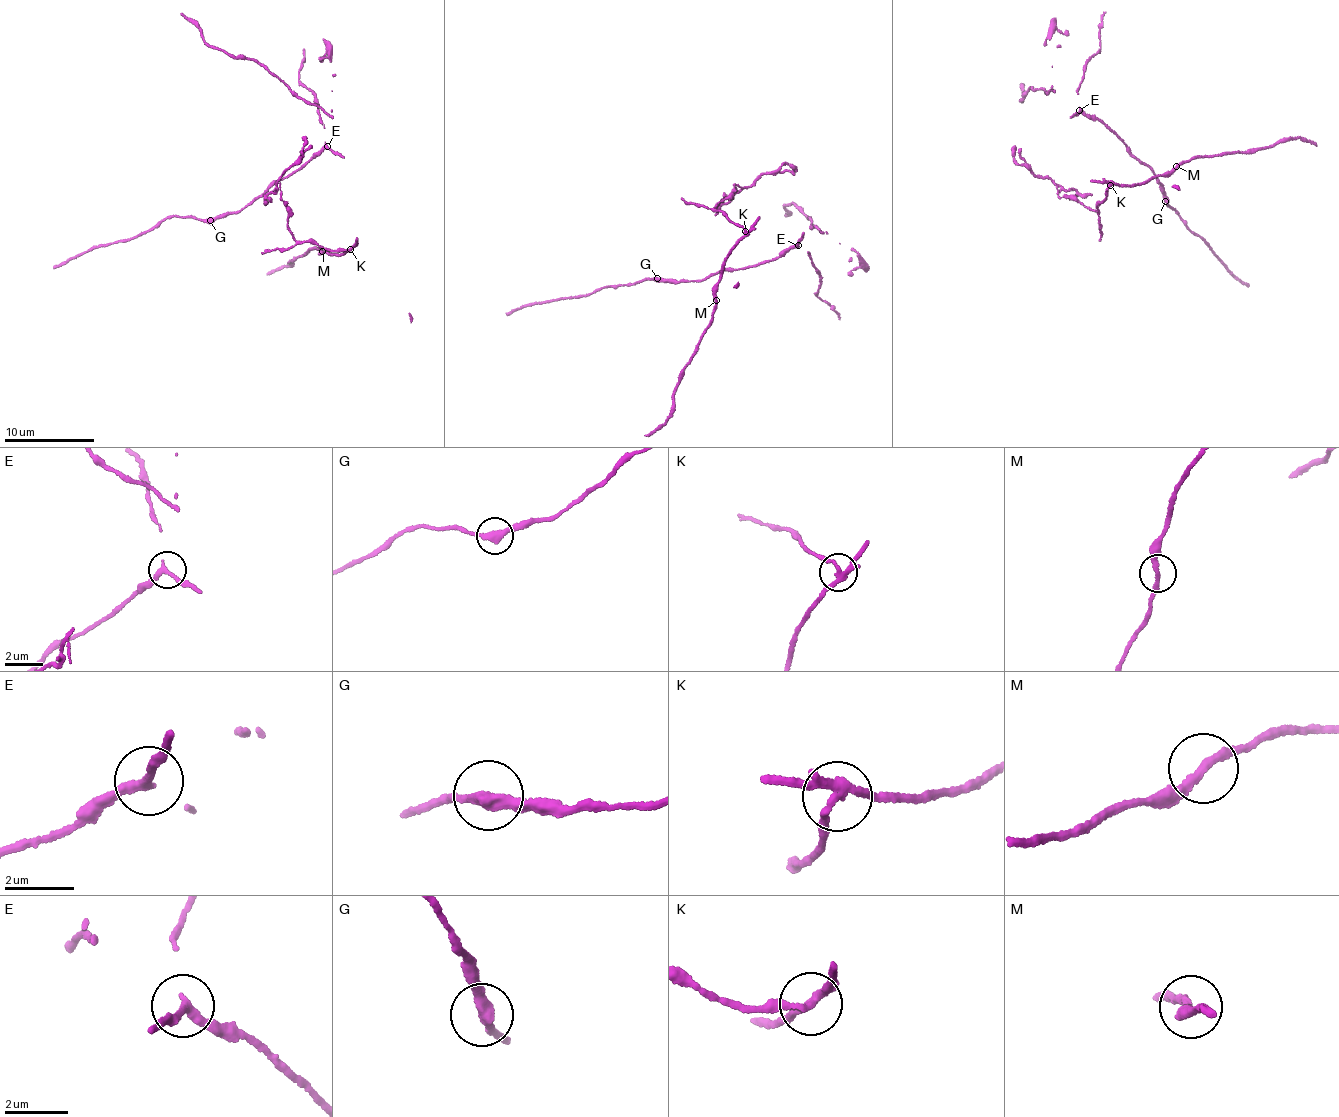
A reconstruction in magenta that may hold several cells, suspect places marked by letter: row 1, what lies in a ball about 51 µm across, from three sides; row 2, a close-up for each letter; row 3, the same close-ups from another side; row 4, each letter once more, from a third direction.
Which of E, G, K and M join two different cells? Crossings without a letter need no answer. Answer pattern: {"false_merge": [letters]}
{"false_merge": ["K"]}

